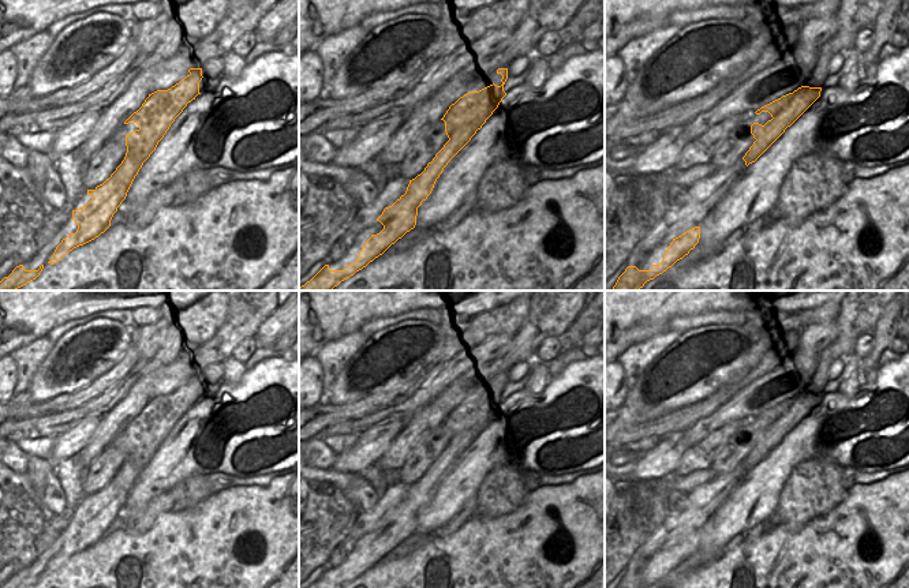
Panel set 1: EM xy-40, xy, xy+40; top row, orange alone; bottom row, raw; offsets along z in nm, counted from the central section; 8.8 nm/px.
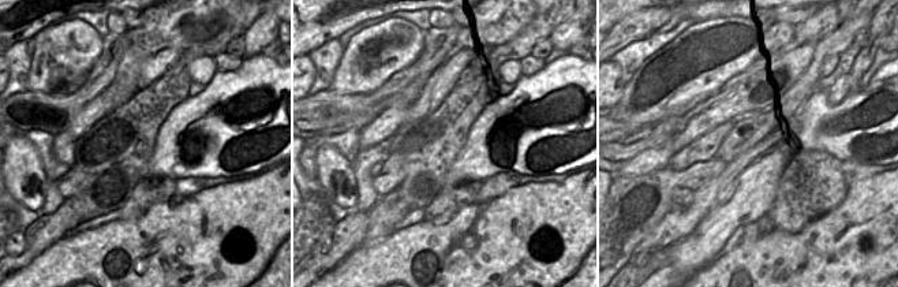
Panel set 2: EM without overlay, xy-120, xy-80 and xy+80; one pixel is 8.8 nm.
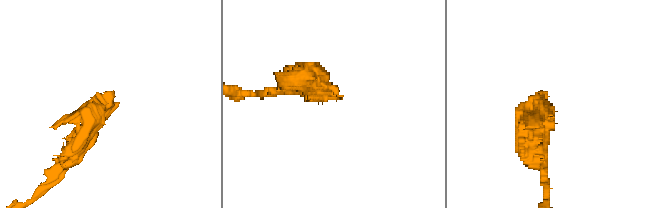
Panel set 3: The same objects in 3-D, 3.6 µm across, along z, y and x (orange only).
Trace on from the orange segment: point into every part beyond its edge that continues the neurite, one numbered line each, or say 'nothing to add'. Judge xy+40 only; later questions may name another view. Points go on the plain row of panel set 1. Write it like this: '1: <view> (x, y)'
1: xy+40 (841, 347)

